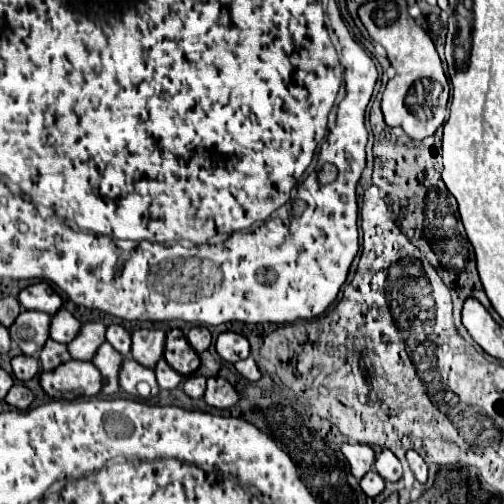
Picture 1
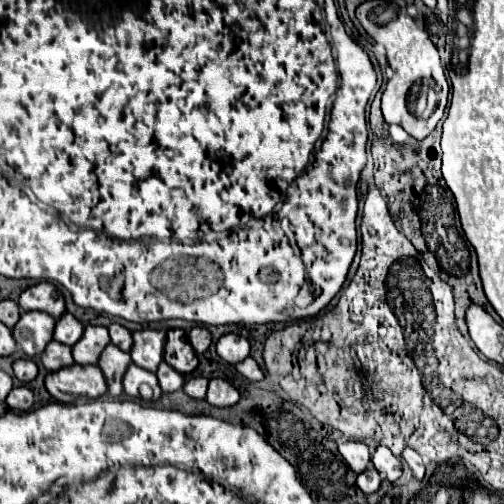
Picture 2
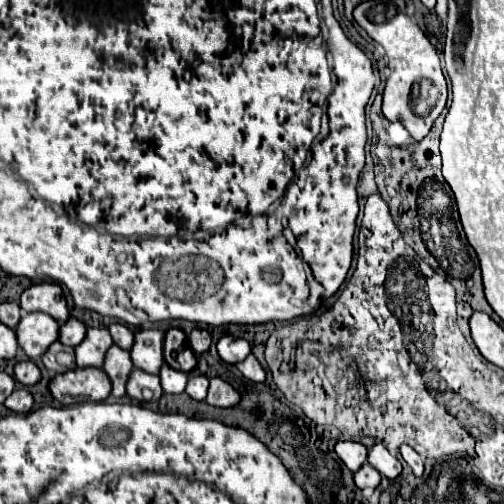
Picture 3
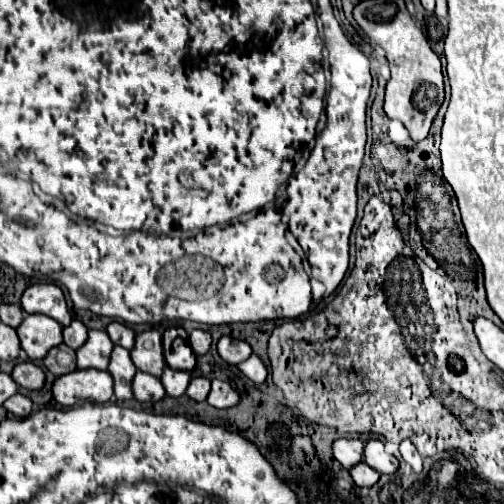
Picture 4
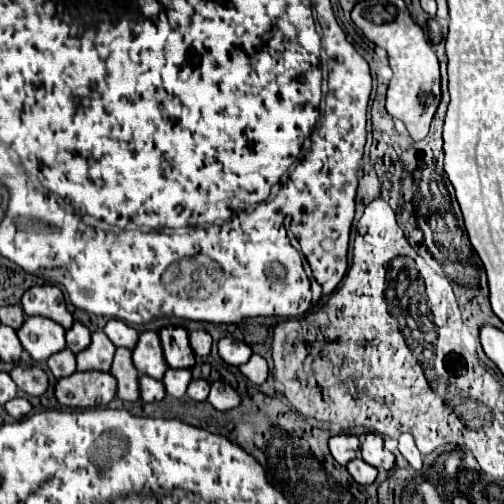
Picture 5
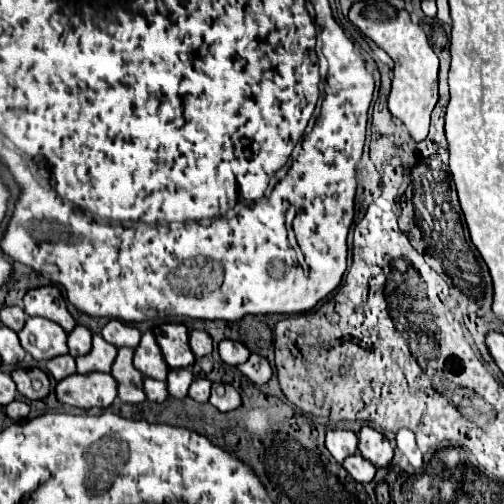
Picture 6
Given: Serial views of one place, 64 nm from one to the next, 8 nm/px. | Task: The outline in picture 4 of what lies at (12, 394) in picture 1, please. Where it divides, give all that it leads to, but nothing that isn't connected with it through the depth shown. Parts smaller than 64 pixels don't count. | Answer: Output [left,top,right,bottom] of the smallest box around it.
[4,392,32,418]

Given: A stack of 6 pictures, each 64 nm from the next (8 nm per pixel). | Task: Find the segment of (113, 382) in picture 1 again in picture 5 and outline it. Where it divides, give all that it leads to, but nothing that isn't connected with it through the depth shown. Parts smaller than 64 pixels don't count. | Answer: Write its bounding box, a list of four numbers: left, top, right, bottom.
[110,348,140,402]

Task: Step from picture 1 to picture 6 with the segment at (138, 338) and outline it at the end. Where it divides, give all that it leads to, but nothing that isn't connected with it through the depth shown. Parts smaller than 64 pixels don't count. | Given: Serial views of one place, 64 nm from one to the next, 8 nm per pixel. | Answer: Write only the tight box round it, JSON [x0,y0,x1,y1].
[134,332,168,380]

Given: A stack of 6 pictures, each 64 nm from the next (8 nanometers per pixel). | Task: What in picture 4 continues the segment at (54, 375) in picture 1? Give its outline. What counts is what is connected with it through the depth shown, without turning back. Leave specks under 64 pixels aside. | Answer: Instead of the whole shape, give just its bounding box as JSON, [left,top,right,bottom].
[52,370,112,406]

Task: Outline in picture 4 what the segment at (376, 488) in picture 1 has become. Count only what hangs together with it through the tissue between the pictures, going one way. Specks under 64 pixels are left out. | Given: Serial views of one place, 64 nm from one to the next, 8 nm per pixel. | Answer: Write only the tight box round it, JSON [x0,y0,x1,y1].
[350,462,380,488]

